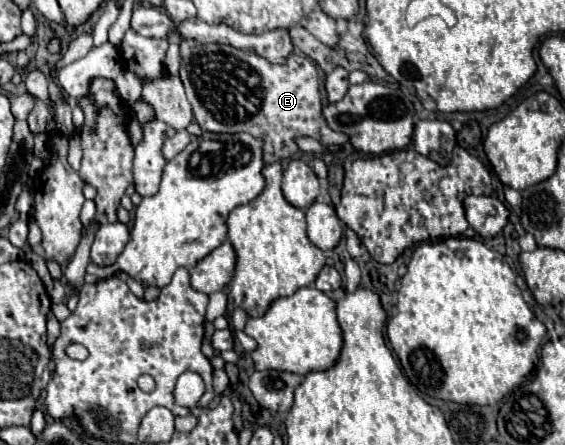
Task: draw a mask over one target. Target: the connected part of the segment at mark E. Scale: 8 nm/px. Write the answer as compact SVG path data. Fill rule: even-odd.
M187 38L181 40L179 50L179 78L185 86L195 122L207 132L249 132L255 138L265 140L265 164L289 160L299 152L295 142L299 136L311 136L321 144L349 142L347 134L331 130L323 118L319 72L311 58L295 52L289 56L285 66L273 66L271 62L265 62L265 58L257 58L257 54L237 50L233 46L203 46L197 40Z

